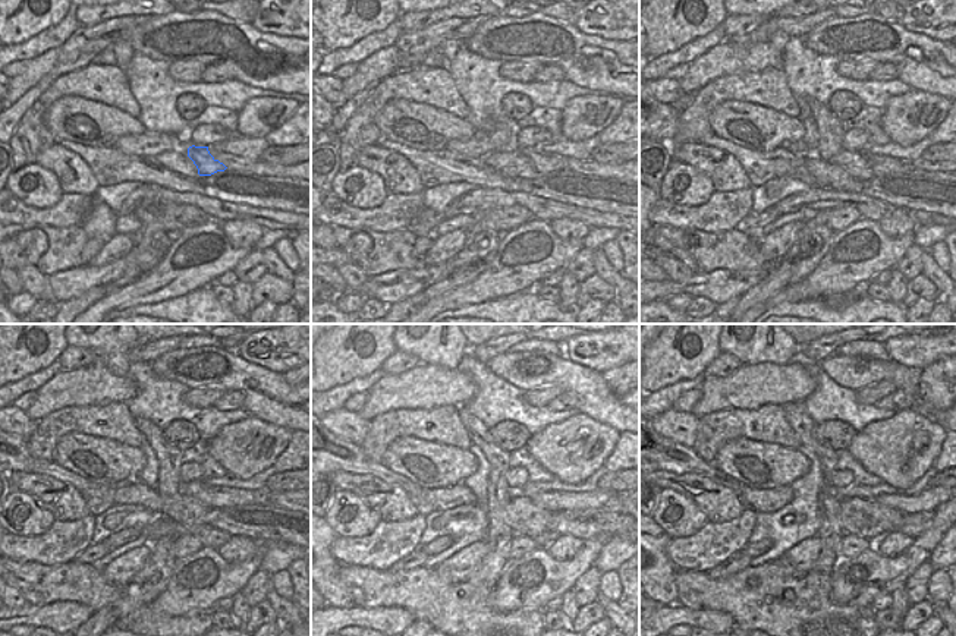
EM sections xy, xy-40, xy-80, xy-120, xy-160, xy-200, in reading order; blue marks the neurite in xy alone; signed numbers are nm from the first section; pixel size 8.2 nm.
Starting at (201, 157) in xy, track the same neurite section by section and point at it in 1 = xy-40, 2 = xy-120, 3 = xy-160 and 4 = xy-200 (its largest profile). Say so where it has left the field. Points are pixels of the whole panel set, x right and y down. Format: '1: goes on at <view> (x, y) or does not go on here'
1: goes on at xy-40 (543, 163)
2: goes on at xy-120 (223, 497)
3: goes on at xy-160 (556, 501)
4: goes on at xy-200 (928, 500)

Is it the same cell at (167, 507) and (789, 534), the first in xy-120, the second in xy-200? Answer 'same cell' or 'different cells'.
different cells

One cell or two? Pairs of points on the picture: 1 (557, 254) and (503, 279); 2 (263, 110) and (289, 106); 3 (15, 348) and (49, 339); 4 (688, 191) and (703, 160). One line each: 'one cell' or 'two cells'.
1: one cell
2: one cell
3: one cell
4: two cells

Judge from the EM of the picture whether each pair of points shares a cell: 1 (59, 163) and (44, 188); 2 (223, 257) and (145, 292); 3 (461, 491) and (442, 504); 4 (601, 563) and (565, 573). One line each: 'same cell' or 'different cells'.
1: different cells
2: same cell
3: same cell
4: different cells

